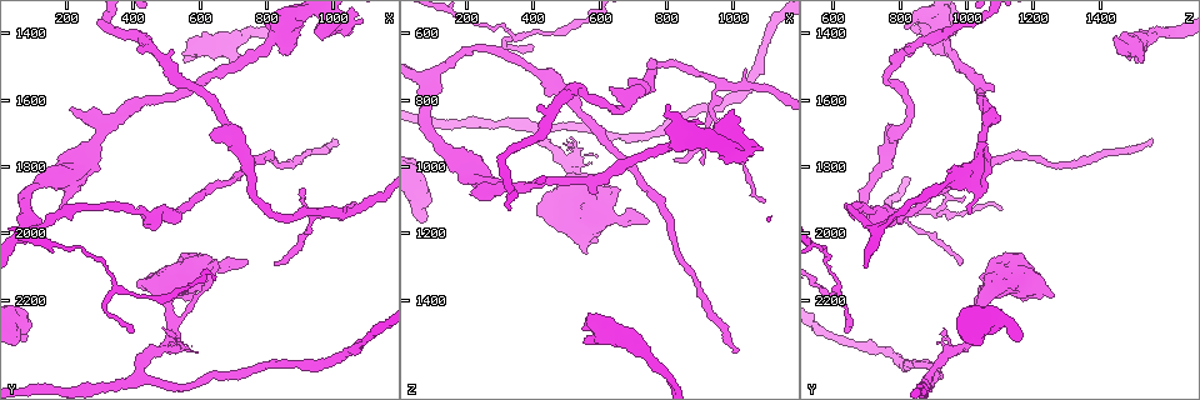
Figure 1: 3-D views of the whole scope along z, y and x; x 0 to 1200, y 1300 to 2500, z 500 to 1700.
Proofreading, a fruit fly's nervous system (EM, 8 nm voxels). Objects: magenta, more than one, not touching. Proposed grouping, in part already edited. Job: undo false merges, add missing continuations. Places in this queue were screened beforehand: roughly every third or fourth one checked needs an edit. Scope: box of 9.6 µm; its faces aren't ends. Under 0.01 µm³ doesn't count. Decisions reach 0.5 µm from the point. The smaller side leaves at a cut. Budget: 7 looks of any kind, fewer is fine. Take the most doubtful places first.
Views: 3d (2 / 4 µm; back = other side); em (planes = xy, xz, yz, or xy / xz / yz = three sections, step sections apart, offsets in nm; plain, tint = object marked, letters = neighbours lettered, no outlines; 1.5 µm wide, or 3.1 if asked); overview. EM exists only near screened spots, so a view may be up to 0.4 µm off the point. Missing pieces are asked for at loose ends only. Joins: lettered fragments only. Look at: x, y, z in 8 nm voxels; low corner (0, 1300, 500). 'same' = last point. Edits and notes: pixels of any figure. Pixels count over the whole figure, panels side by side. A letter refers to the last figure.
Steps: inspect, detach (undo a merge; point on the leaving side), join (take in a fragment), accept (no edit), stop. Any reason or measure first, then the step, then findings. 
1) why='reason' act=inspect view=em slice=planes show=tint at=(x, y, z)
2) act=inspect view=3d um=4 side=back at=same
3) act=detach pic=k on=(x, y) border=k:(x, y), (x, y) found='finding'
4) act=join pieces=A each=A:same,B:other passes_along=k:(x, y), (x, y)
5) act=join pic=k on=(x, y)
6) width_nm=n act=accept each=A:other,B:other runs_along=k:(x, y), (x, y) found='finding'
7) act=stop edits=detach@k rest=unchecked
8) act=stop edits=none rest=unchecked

why='free end' act=inspect view=3d um=2 side=back at=(540, 1480, 1520)

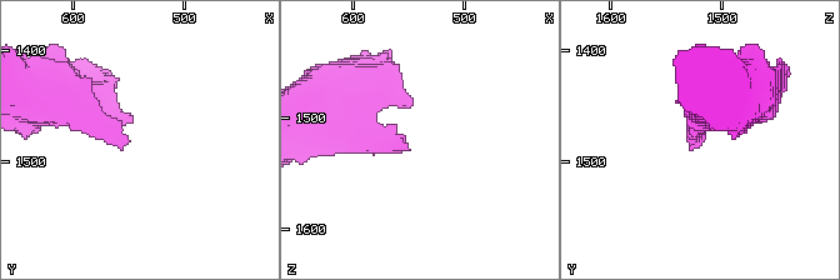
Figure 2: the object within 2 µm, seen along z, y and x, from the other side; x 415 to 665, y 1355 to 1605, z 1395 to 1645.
why='now the EM' act=inspect view=em slice=yz step=4 show=letters at=(550, 1486, 1530)

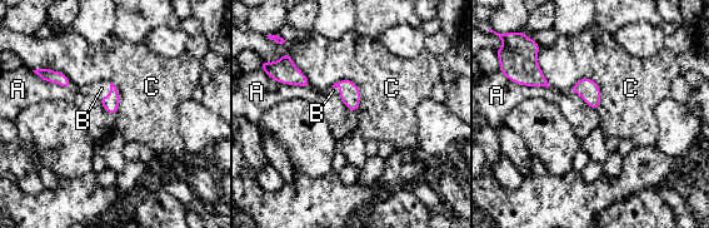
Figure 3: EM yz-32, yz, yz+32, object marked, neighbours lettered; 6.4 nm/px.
act=join pic=3 on=(101, 88) each=A:other,B:same,C:other found='the cell continues'

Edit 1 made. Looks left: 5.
act=inspect view=overview

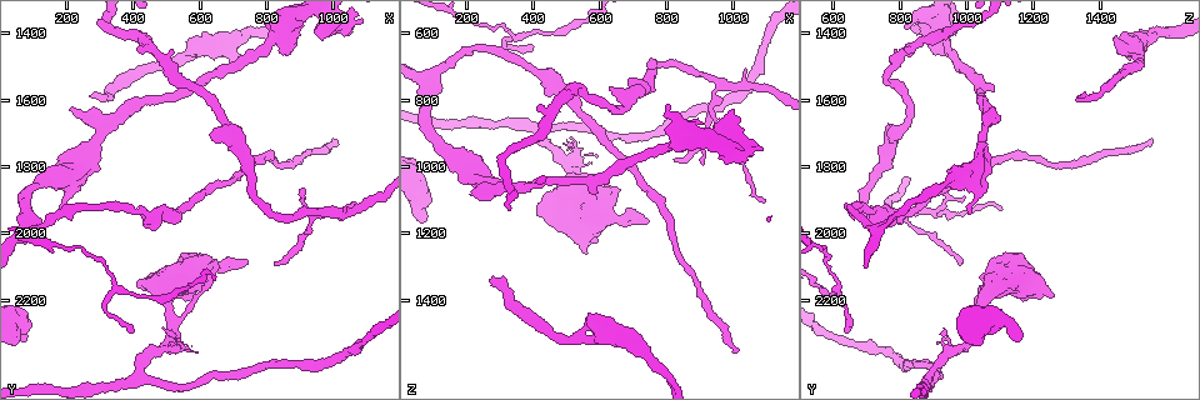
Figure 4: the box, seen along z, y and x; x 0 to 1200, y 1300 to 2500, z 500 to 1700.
why='an open end' act=inspect view=em slice=xy step=4 show=tint at=(270, 1580, 1340)

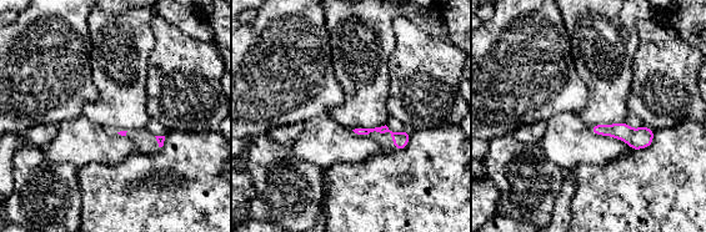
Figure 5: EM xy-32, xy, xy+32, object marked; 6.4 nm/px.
why='another direction' act=inspect view=em slice=planes show=letters at=same

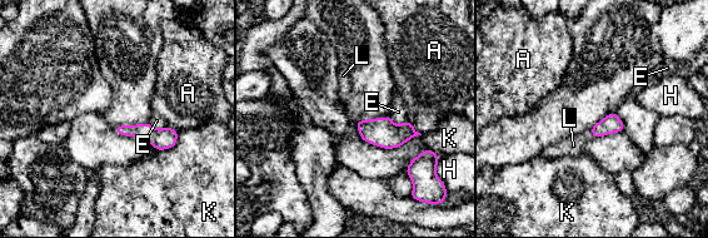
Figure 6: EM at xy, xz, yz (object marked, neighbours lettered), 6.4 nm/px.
act=join pic=6 on=(573, 145) each=A:other,E:other,H:other,K:other,L:same passes_along=6:(609, 124), (592, 134), (573, 145) found='it goes on there'

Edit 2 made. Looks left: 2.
why='end of a long branch' act=inspect view=em slice=planes show=letters at=(1010, 1720, 1560)

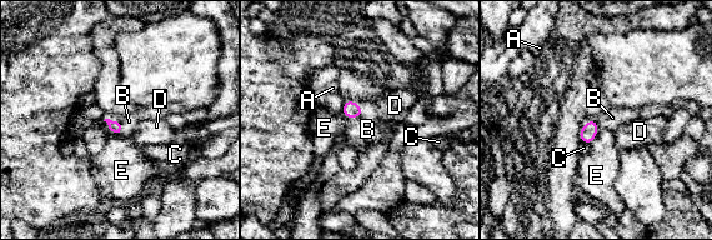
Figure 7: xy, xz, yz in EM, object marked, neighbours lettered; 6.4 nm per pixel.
longest_contact=B:150nm act=join pic=7 on=(367, 129) each=A:other,B:same,C:other,D:other,E:other passes_along=7:(351, 109), (352, 116), (367, 129) found='it goes on there'

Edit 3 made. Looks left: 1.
act=stop edits=join@3,join@6,join@7 rest=unchecked

